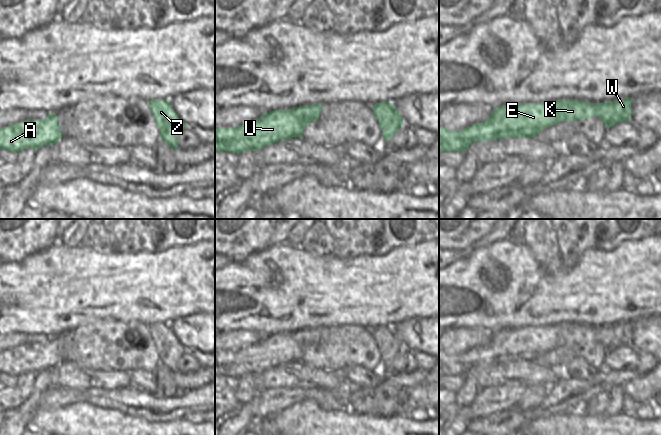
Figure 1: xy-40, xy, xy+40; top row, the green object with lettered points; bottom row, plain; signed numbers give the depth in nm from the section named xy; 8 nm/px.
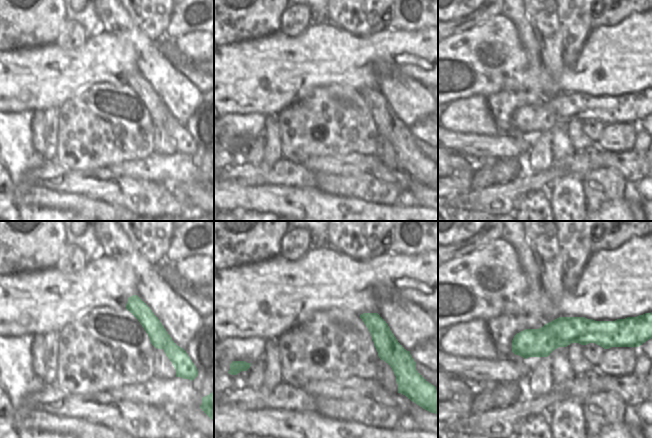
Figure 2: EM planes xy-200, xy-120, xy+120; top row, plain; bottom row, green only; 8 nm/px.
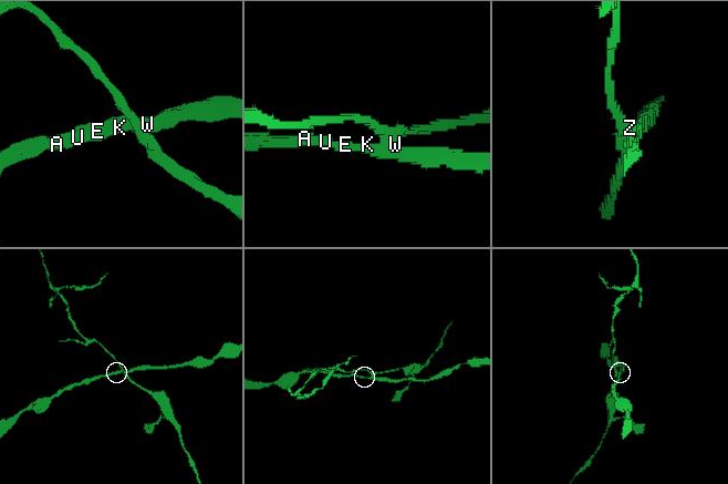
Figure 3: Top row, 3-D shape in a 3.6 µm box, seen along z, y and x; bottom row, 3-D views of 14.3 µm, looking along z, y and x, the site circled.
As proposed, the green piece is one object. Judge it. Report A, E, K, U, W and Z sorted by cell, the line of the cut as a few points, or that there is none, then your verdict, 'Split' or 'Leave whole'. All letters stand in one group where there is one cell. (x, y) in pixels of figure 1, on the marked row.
Groups: A E K U W / Z. Split along xy+40 (603, 121), (616, 123). Split

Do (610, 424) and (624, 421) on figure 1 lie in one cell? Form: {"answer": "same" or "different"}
{"answer": "same"}

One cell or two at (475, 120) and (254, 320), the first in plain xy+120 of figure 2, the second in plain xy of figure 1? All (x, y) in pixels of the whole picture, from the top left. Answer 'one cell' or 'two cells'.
two cells

